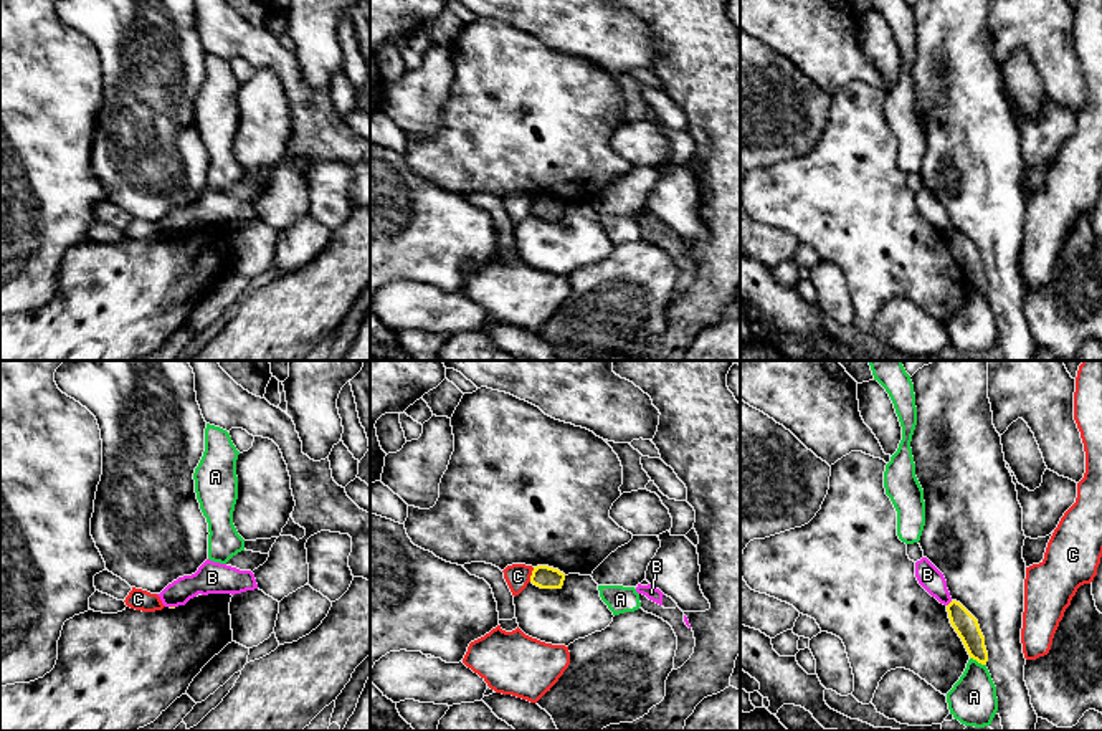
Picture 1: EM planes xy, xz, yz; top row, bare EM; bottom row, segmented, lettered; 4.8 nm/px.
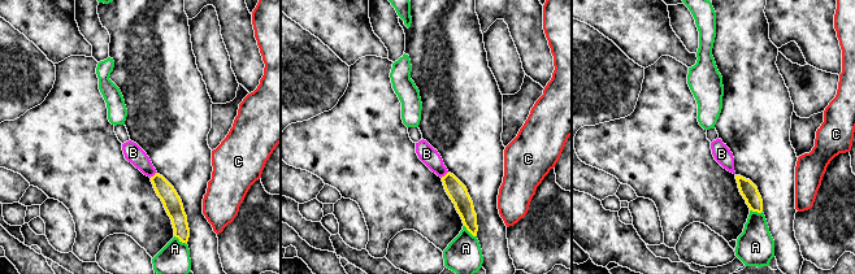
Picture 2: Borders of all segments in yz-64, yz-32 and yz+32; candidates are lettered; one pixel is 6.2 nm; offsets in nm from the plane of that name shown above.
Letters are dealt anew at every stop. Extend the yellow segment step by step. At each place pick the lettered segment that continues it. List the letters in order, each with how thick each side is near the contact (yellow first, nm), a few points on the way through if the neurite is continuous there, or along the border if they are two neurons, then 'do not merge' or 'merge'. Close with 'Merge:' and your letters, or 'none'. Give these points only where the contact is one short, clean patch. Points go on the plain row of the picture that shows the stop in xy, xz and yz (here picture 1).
A: 120/240 nm | do not merge
B: 120/110 nm | along yz (952, 230), (947, 235) | do not merge
C: 110/120 nm | do not merge
Merge: none

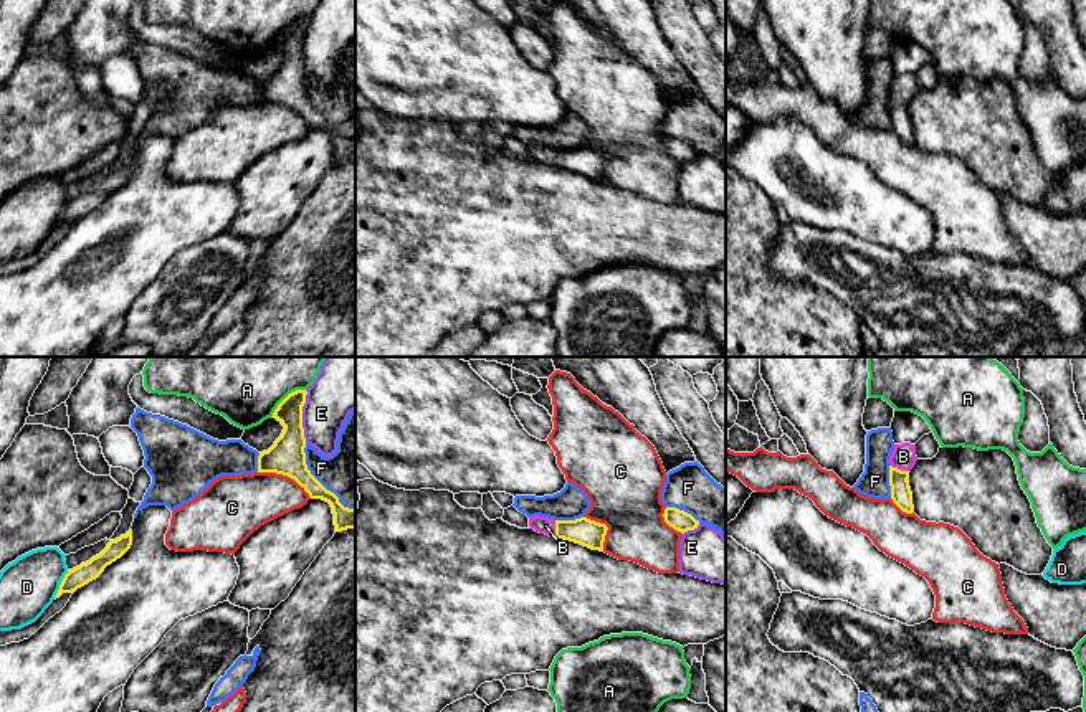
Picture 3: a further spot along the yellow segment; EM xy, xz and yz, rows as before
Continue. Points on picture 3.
A: 150/280 nm | do not merge
B: 100/120 nm | across yz (901, 124), (900, 99), (903, 86) | merge
C: 180/280 nm | do not merge
D: 100/280 nm | along xy (68, 200), (53, 228) | do not merge
E: 180/240 nm | do not merge
F: 180/280 nm | do not merge
Merge: B

